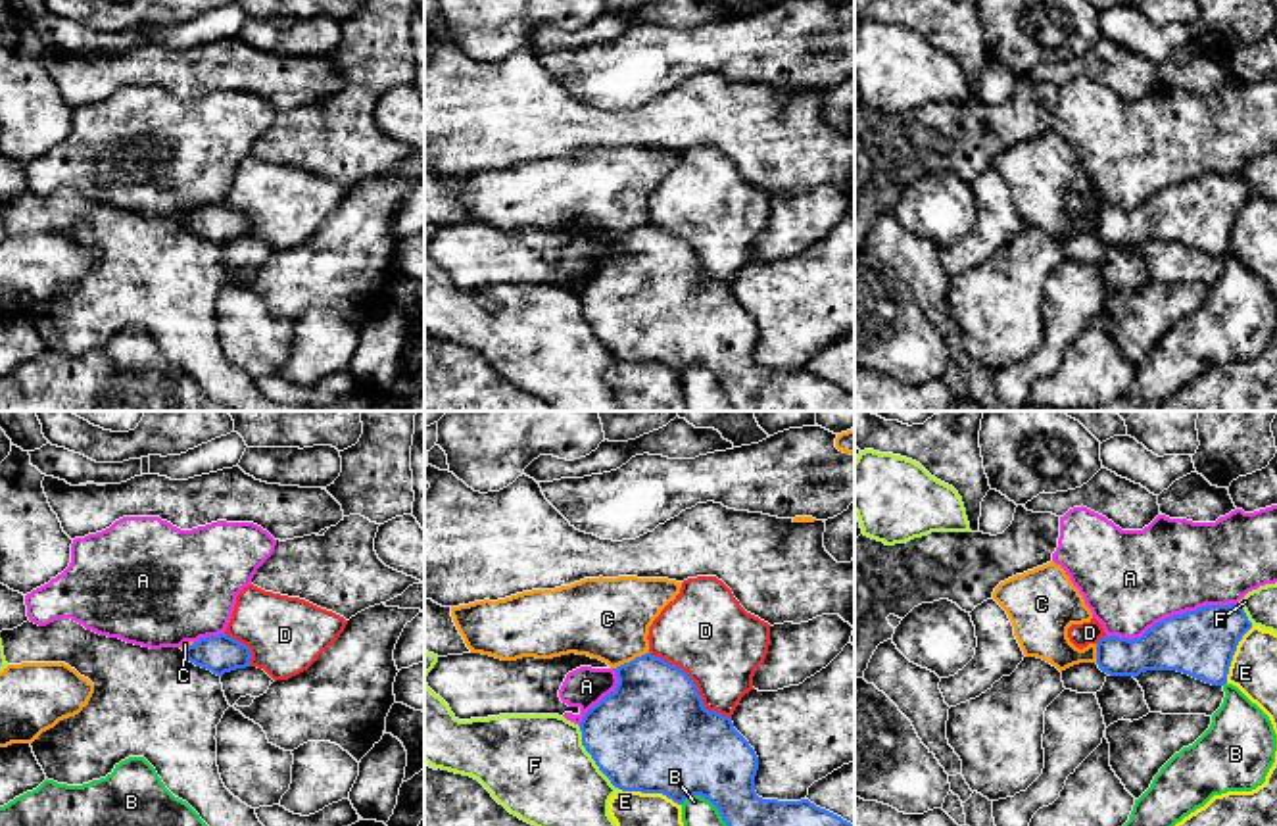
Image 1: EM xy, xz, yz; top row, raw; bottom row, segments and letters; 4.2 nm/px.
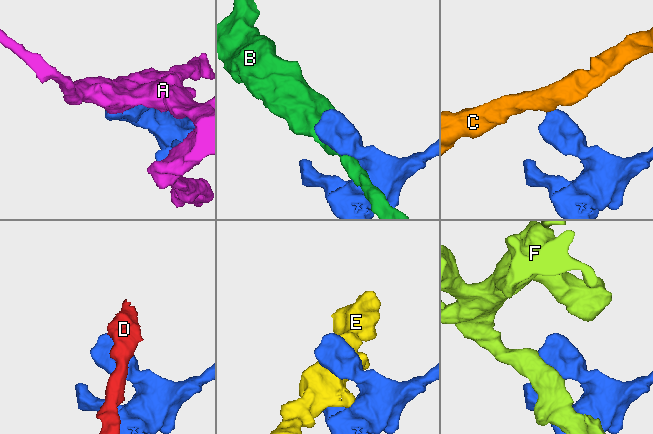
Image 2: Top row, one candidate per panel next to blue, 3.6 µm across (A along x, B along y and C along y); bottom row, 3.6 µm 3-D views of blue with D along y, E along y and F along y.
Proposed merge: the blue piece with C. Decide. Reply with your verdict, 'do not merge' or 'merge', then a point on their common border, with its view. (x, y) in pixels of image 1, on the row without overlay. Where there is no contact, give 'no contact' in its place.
do not merge; contact xz (630, 231)

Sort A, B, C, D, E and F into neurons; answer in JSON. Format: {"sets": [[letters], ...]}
{"sets": [["A"], ["B"], ["C"], ["D"], ["E"], ["F"]]}

